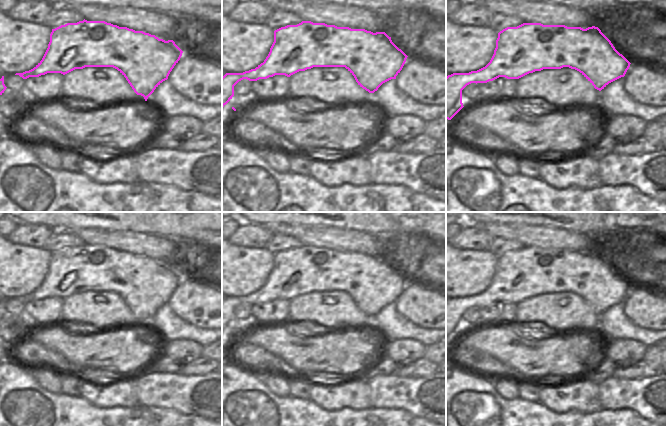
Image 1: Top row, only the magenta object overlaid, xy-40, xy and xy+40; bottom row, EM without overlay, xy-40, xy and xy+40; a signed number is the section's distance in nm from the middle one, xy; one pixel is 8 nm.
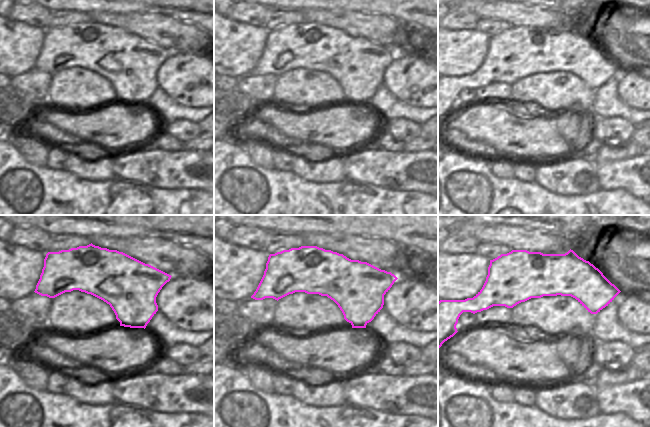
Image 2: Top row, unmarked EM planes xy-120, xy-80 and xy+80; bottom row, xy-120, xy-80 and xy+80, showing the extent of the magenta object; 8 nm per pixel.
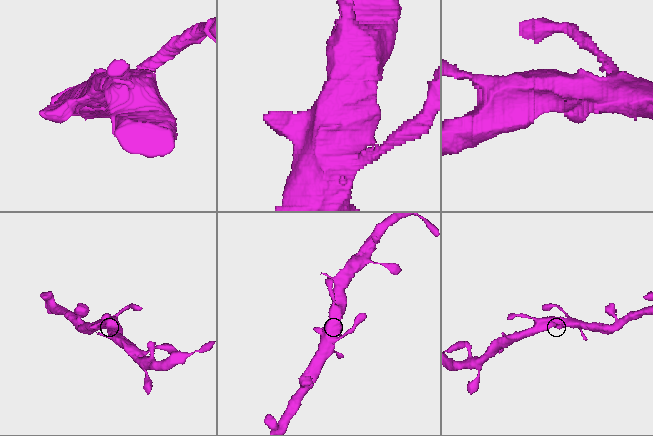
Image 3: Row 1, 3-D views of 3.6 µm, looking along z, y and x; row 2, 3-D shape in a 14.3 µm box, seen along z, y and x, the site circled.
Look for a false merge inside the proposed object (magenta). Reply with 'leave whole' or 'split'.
leave whole

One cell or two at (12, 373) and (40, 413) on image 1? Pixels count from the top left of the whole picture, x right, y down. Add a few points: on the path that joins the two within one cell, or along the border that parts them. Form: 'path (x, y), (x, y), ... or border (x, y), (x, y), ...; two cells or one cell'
path (12, 383), (30, 403); one cell

